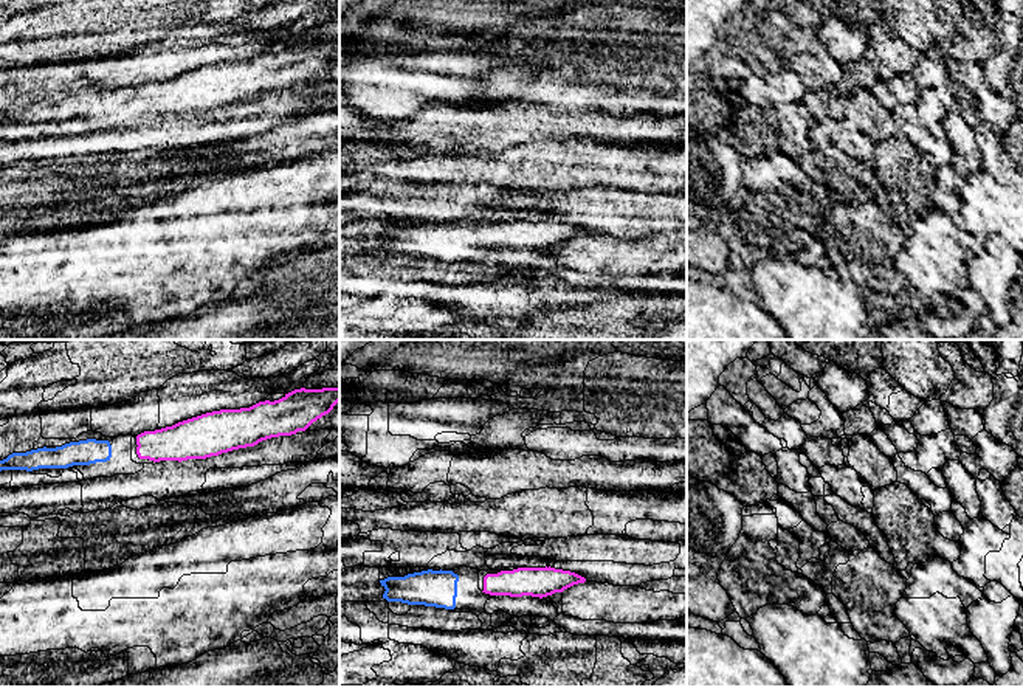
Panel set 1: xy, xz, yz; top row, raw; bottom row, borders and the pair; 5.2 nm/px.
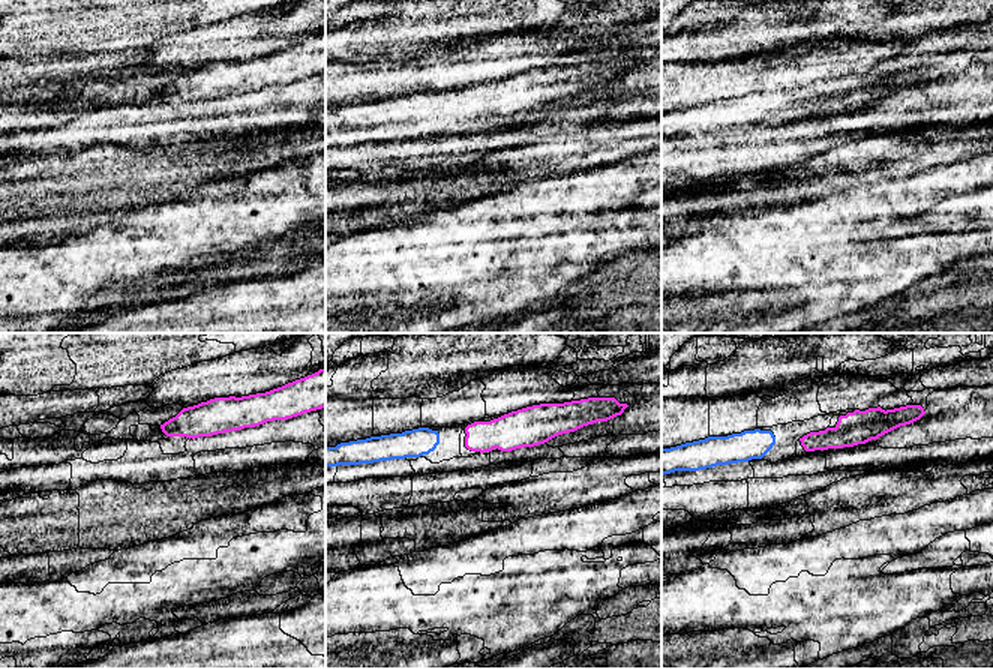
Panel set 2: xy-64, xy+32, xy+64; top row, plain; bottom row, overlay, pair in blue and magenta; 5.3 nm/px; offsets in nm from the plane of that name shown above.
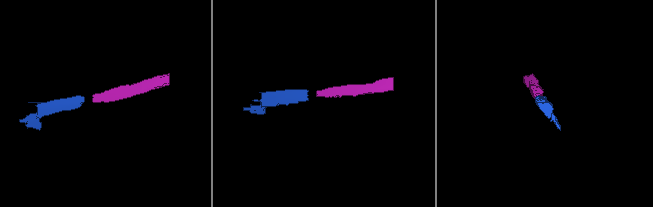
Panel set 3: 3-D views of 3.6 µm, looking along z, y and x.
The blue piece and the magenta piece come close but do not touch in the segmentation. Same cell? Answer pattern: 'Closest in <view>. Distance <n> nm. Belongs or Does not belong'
Closest in xy. Distance 140 nm. Belongs

